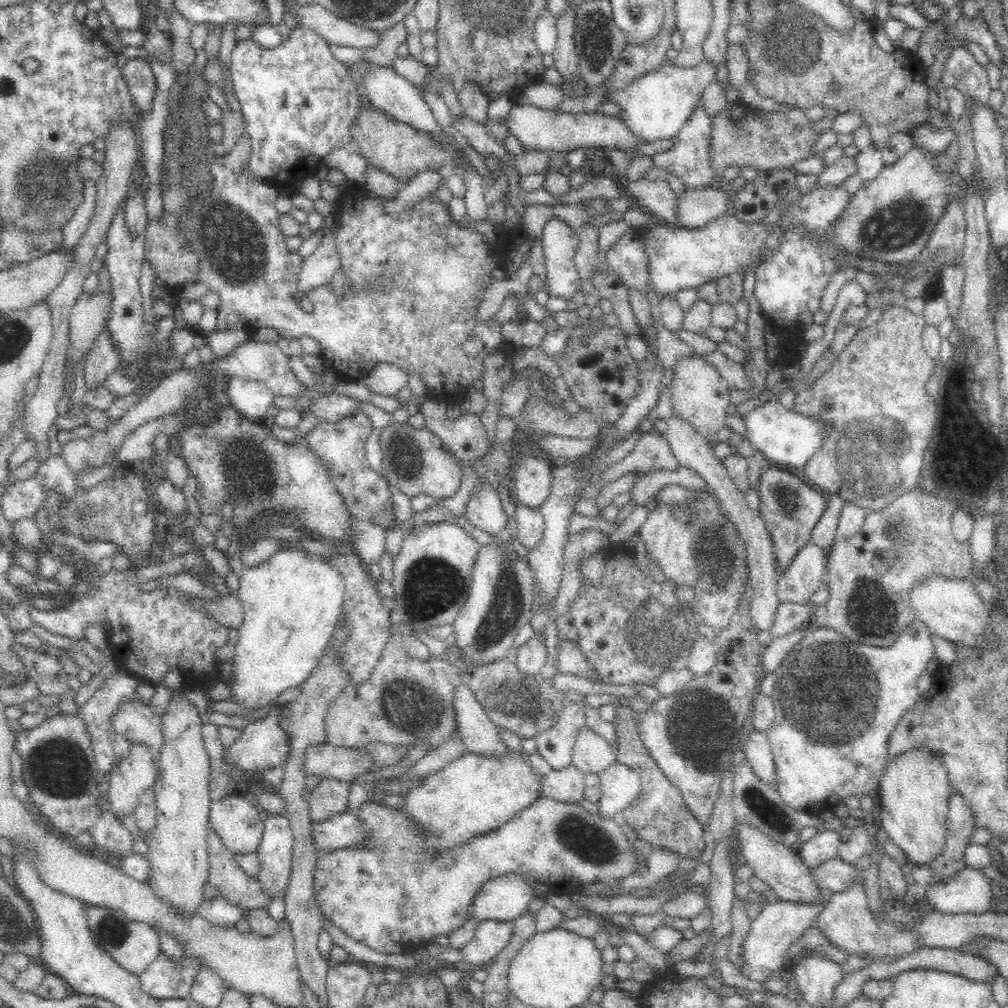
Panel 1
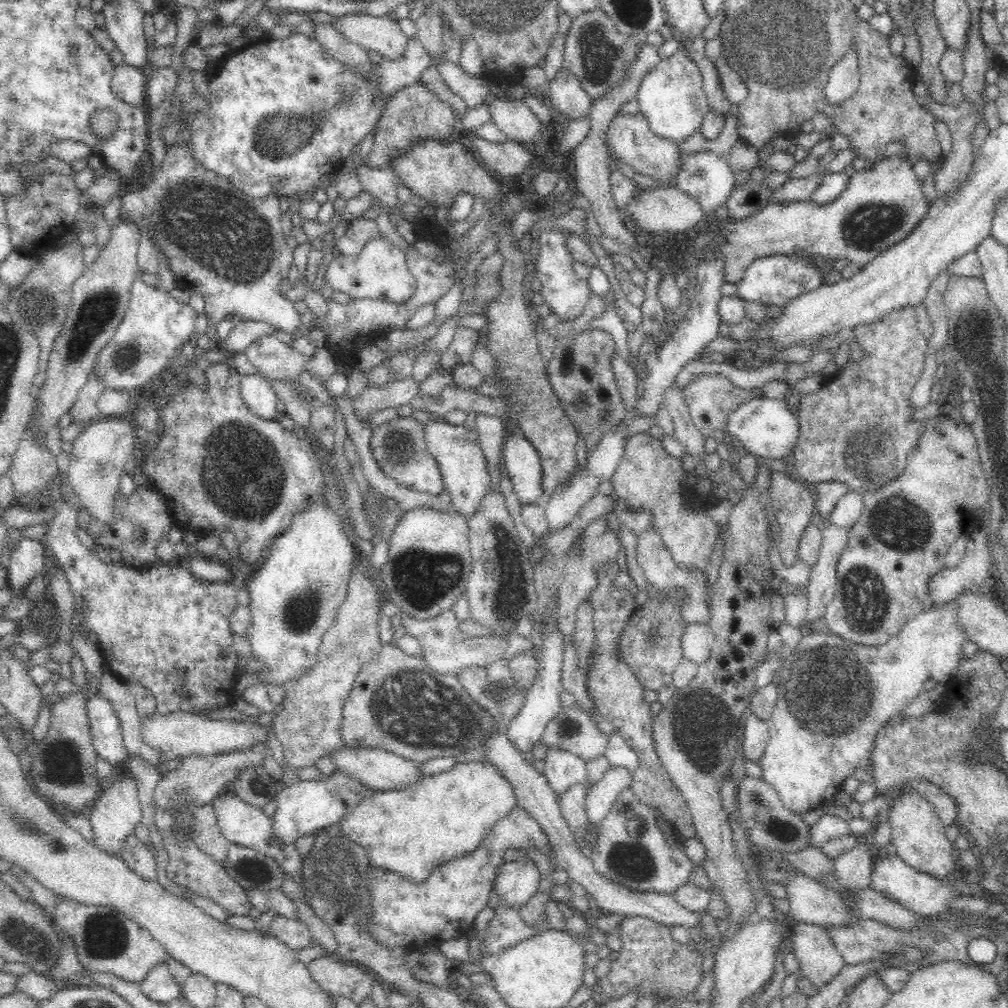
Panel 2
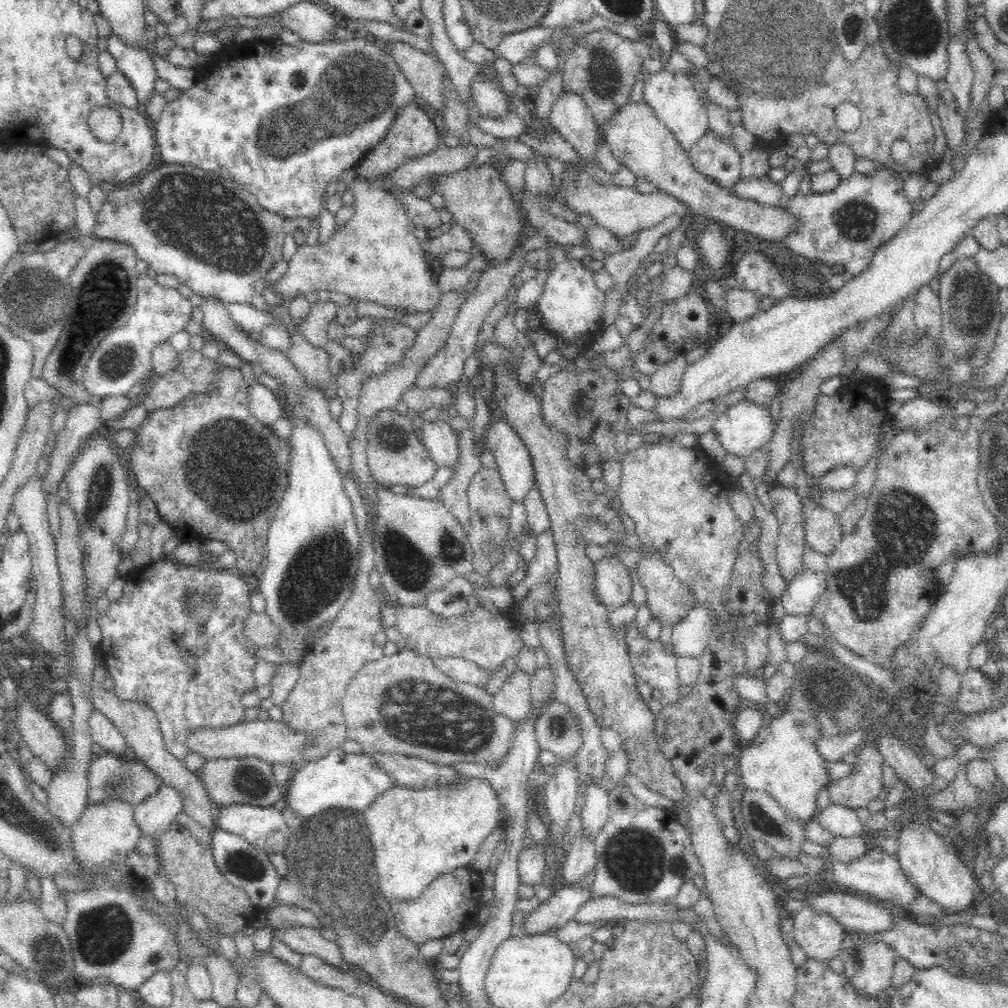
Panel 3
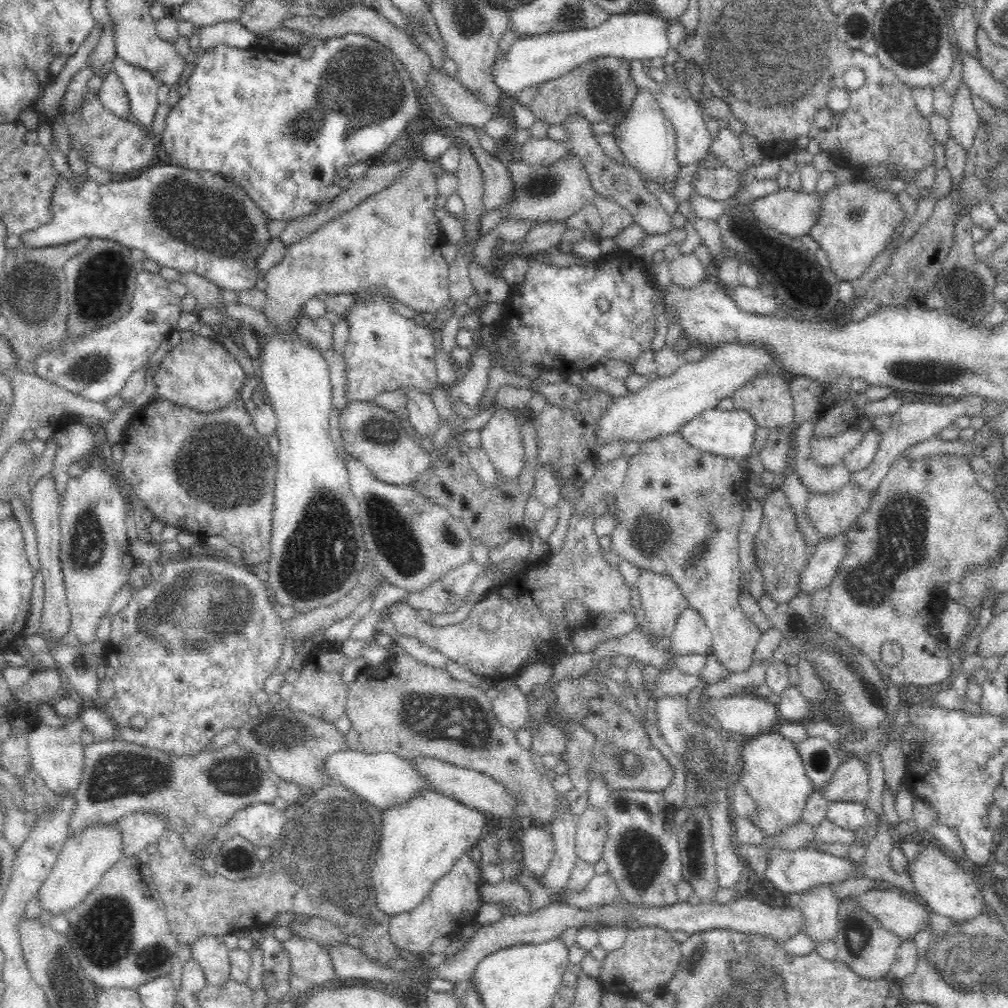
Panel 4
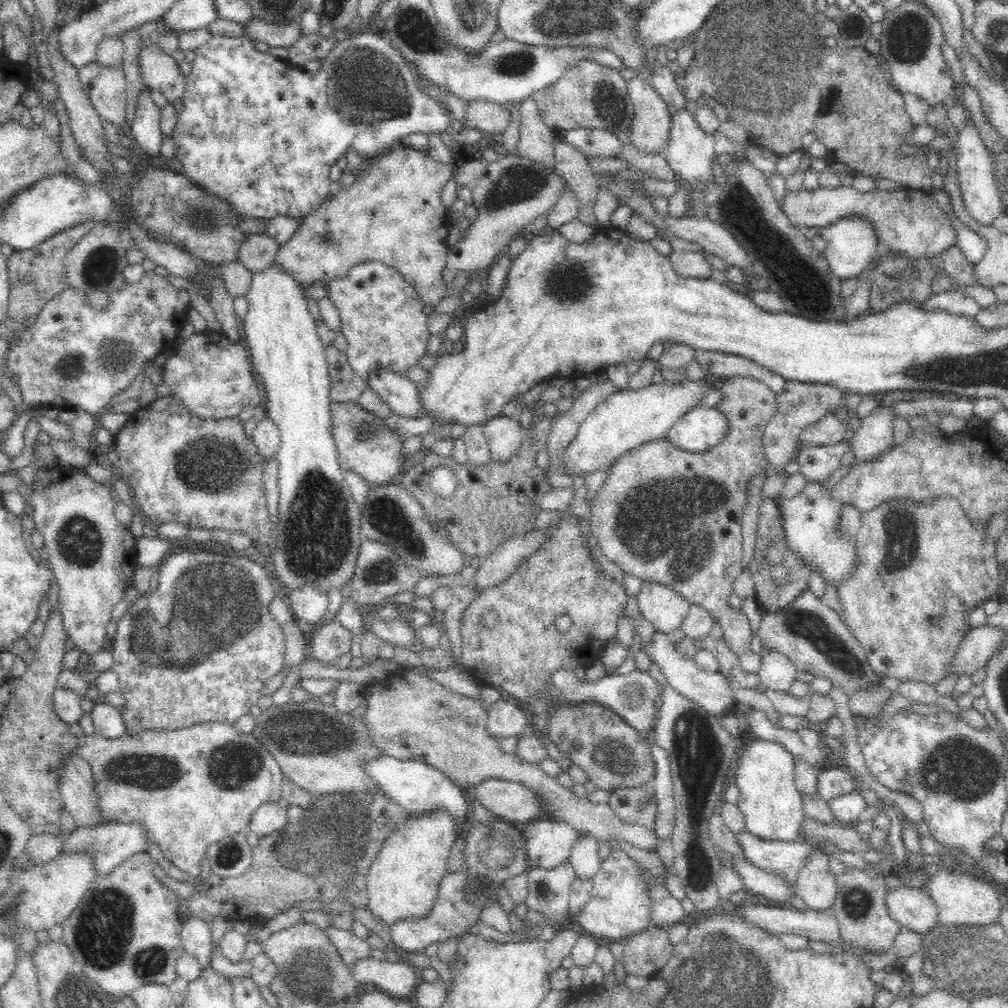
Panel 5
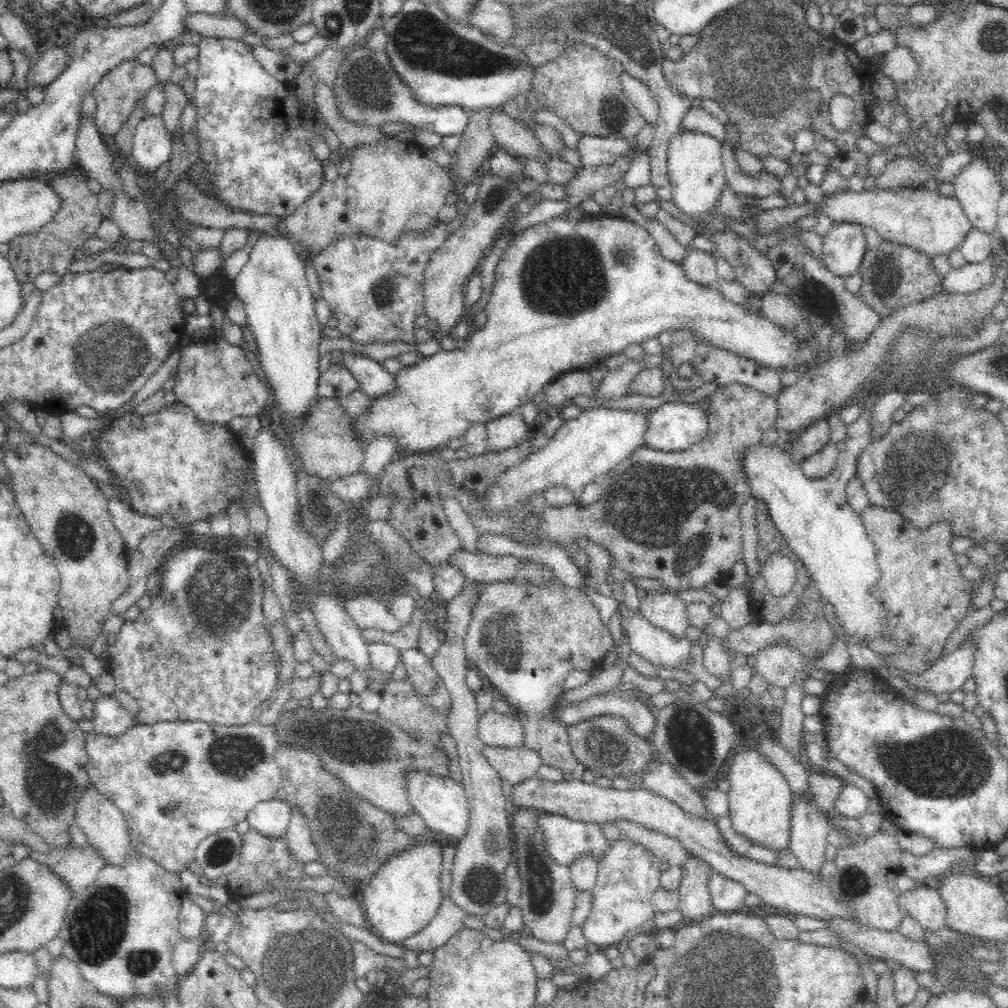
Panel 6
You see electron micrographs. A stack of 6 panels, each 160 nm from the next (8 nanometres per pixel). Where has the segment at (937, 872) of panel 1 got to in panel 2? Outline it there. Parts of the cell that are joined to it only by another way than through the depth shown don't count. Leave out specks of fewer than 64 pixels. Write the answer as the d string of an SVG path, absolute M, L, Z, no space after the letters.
M908 781L903 786L917 788L917 791L934 805L945 827L958 825L957 801L940 790L940 787L928 783L928 781Z

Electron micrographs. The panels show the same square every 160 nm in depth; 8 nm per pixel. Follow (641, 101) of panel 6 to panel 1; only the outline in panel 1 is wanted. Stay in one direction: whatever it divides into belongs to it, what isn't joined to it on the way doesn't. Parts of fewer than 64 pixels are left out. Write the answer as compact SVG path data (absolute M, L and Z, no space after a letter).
M512 105L506 117L510 134L515 136L528 151L547 153L554 151L565 155L576 149L601 148L606 153L611 149L620 148L629 154L634 146L644 143L630 133L623 119L606 116L601 112L589 114L583 111L573 114L554 109L544 110L530 105Z

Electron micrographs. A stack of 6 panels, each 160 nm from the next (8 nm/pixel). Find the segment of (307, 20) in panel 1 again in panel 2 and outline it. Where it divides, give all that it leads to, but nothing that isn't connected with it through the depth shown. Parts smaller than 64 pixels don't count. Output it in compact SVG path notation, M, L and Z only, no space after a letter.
M346 15L333 18L330 25L347 42L356 44L368 52L379 52L389 61L400 59L409 43L409 39L400 30L398 20L390 15Z

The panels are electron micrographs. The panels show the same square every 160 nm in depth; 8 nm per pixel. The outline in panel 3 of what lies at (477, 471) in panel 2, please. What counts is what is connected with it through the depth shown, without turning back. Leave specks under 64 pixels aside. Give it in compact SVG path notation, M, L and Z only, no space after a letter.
M441 416L434 422L424 421L420 441L437 467L447 467L454 474L459 465L461 450L459 433L444 422Z

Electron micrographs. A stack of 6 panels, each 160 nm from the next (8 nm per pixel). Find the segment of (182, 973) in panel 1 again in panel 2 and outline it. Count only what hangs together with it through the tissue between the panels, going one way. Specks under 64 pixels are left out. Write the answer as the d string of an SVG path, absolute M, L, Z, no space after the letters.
M165 962L156 964L139 985L148 999L156 1003L167 1004L183 996L183 985L174 980Z

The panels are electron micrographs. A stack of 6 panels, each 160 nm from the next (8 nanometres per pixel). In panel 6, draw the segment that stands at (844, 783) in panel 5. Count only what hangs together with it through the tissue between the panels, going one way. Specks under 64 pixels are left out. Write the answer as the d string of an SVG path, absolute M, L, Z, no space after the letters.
M810 769L809 773L809 794L820 810L835 808L835 804L844 785L844 781L828 771L818 772Z

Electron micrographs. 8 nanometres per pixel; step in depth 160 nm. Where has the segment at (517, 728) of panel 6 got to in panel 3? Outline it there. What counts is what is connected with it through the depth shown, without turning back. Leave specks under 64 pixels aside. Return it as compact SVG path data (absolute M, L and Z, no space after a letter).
M519 668L493 695L493 705L498 713L518 722L531 712L532 676Z

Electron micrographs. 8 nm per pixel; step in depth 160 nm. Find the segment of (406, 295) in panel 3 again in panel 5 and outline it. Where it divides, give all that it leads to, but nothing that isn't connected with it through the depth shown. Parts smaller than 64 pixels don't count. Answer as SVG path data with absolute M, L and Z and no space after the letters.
M403 146L392 148L384 154L366 161L365 166L355 172L354 183L338 194L331 195L315 209L305 213L299 220L292 236L279 245L276 261L286 267L304 288L341 277L354 263L380 259L392 265L414 283L422 303L436 306L443 298L441 270L445 263L448 245L446 237L451 222L448 208L440 200L444 184L453 178L455 165L435 161L427 152Z

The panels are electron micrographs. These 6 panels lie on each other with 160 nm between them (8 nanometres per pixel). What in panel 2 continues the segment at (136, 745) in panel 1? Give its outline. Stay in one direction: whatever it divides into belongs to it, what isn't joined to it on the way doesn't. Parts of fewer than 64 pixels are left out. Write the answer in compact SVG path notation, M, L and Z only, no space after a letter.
M126 774L122 780L114 782L112 786L108 787L108 790L101 792L95 805L92 806L92 810L88 812L87 818L92 825L94 836L96 836L92 845L104 853L119 855L124 838L127 838L128 834L134 833L134 827L141 822L141 804L135 778Z

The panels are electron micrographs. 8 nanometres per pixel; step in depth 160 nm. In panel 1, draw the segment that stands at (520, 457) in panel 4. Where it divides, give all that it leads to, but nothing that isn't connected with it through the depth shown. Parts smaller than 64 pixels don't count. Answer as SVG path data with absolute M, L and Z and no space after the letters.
M534 453L522 456L514 470L514 494L520 505L540 508L550 496L553 484L552 465Z

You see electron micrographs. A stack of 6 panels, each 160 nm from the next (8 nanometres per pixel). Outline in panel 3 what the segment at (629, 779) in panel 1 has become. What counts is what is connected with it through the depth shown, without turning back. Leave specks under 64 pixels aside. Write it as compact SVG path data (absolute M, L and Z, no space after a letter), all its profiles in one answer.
M594 780L585 790L584 796L585 803L581 809L583 830L595 836L597 831L604 826L604 822L608 820L608 790L604 788L601 781Z

